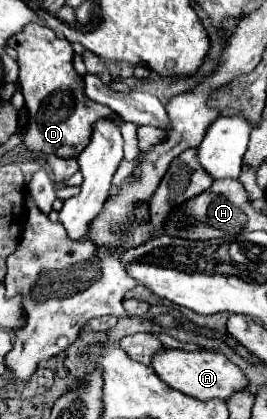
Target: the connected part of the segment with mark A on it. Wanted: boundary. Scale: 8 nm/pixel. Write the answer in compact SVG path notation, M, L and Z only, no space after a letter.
M168 349L168 351L160 351L154 355L152 367L156 369L158 377L164 383L202 401L210 401L210 399L228 401L230 395L246 391L250 387L250 381L244 375L244 371L232 361L228 361L226 355L222 353L212 353L212 351L192 353L192 351L182 351L182 349Z

